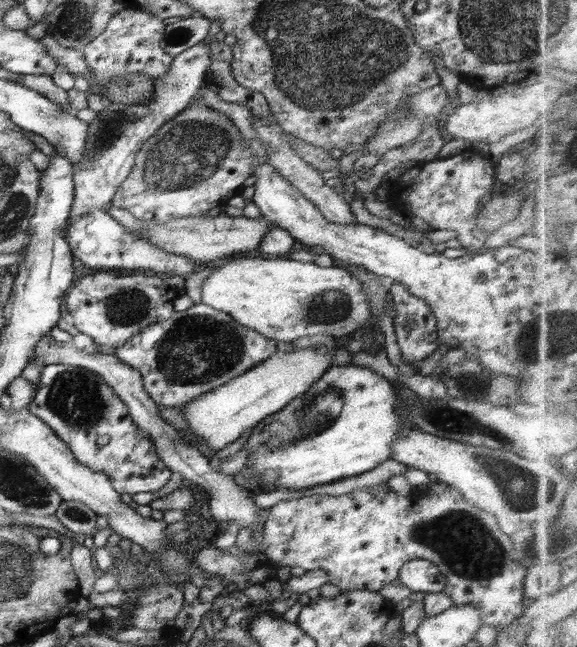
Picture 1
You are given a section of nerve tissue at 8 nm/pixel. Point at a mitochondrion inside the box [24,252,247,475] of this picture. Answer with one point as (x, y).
(76, 398)

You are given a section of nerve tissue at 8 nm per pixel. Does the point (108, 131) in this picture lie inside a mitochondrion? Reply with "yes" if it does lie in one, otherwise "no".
yes

